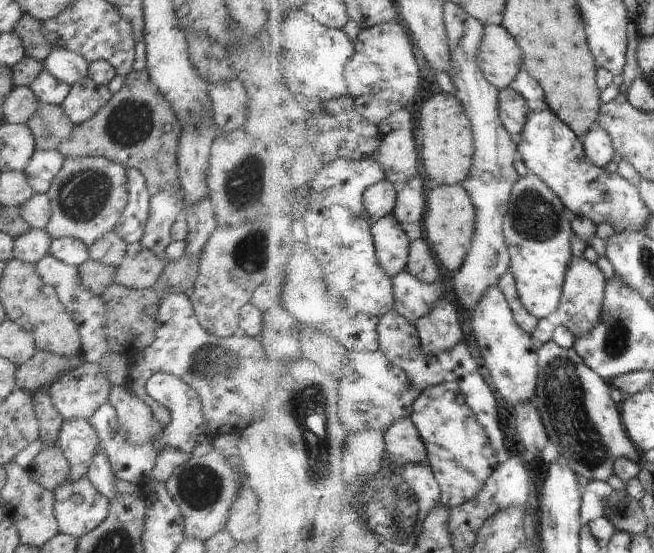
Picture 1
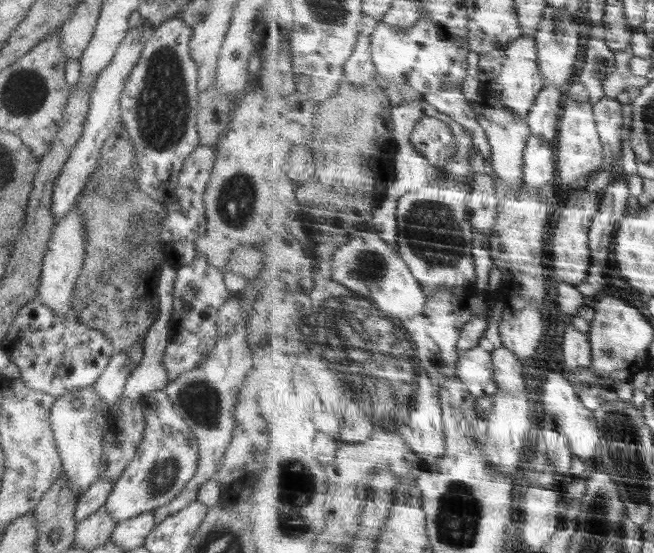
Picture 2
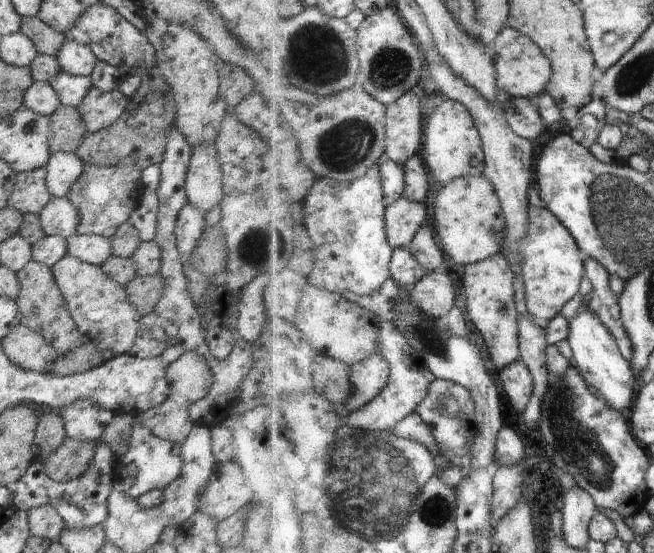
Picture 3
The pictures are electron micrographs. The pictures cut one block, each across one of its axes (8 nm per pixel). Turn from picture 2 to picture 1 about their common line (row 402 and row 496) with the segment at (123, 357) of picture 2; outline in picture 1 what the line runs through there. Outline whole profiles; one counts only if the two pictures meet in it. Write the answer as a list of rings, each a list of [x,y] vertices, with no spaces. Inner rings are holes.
[[[99,444],[95,450],[92,462],[88,465],[85,476],[94,485],[94,488],[108,500],[112,501],[118,496],[119,492],[115,487],[117,478],[109,465],[106,453]]]

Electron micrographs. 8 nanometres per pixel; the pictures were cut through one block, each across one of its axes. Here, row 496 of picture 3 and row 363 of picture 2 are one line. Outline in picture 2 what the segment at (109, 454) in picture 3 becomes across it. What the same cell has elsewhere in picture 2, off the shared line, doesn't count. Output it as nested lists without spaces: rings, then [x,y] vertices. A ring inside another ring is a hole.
[[[38,299],[28,301],[16,311],[7,334],[10,337],[6,350],[9,352],[10,347],[21,350],[20,377],[24,384],[56,399],[73,390],[93,386],[116,352],[103,332],[80,323],[72,314],[54,314]]]

